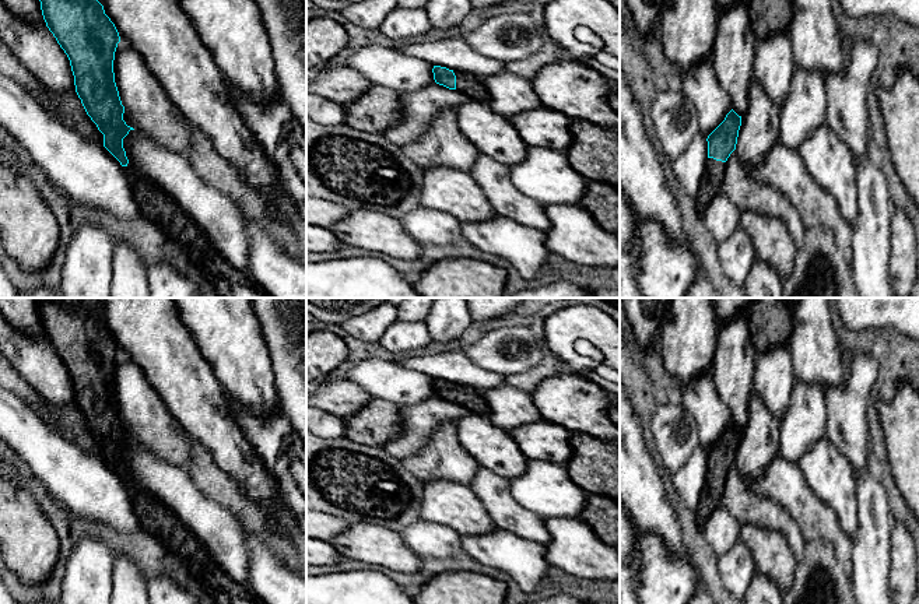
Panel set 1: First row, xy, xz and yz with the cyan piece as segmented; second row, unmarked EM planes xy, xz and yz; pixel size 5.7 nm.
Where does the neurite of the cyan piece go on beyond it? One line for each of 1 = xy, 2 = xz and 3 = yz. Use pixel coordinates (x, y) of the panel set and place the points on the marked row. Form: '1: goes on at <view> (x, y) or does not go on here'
1: does not go on here
2: goes on at xz (472, 85)
3: goes on at yz (711, 183)

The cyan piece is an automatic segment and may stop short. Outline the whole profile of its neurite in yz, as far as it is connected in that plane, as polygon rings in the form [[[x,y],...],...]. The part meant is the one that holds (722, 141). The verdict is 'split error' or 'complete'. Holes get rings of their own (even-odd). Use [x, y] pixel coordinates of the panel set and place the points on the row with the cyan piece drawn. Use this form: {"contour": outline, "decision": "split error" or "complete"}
{"contour": [[[733,109],[725,120],[708,136],[708,161],[699,182],[699,190],[694,197],[698,214],[702,217],[708,203],[723,187],[725,166],[730,154],[736,150],[741,116]]], "decision": "split error"}

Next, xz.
{"contour": [[[434,66],[432,73],[436,84],[464,92],[470,101],[488,102],[490,94],[480,77],[441,66]]], "decision": "split error"}

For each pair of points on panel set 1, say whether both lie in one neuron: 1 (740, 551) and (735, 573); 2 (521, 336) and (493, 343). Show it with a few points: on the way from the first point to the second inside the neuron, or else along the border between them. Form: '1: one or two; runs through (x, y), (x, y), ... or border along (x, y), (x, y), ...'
1: one; runs through (740, 557), (737, 568)
2: one; runs through (514, 343), (500, 343)

